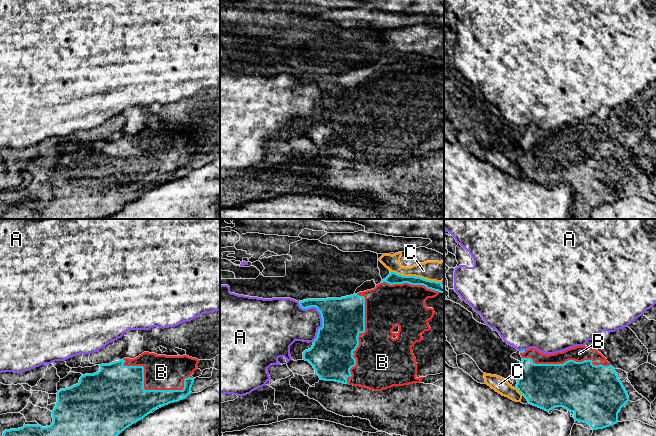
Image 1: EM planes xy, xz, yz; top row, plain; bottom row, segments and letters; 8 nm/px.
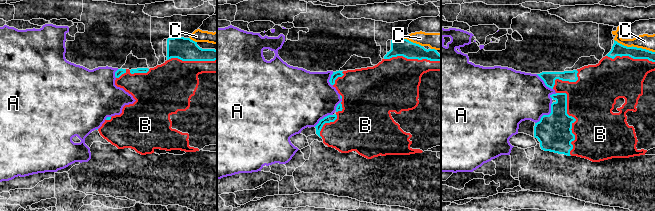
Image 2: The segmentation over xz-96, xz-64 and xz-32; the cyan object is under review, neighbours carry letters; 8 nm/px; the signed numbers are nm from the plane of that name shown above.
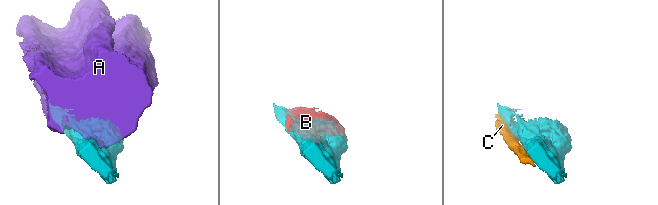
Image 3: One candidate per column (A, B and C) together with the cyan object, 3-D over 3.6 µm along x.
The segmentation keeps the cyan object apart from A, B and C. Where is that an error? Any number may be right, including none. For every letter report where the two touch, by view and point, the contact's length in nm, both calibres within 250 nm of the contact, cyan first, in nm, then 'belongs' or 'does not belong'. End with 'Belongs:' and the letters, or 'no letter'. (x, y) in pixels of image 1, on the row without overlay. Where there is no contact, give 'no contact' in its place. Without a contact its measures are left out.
A: xz (321, 91) | 340 nm | 340/300 nm | does not belong
B: xy (149, 166) | 600 nm | 440/280 nm | belongs
C: xz (414, 52) | 420 nm | 100/160 nm | does not belong
Belongs: B

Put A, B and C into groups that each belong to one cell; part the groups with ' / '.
A / B / C

